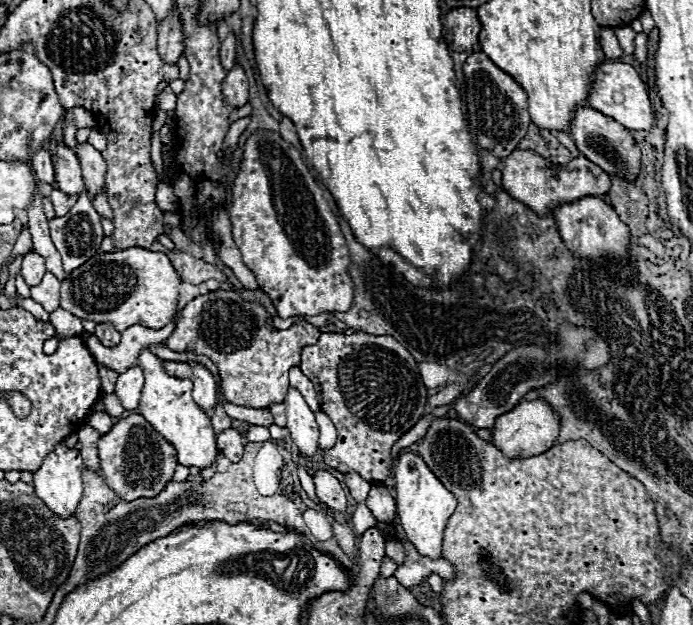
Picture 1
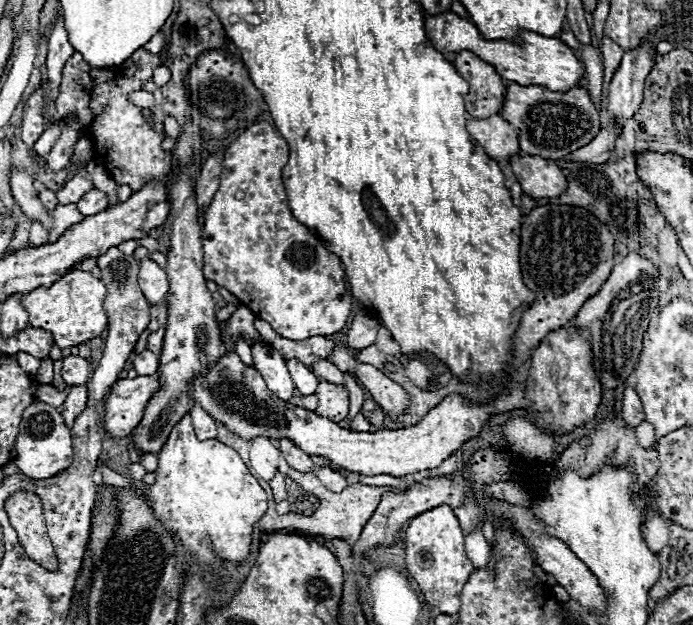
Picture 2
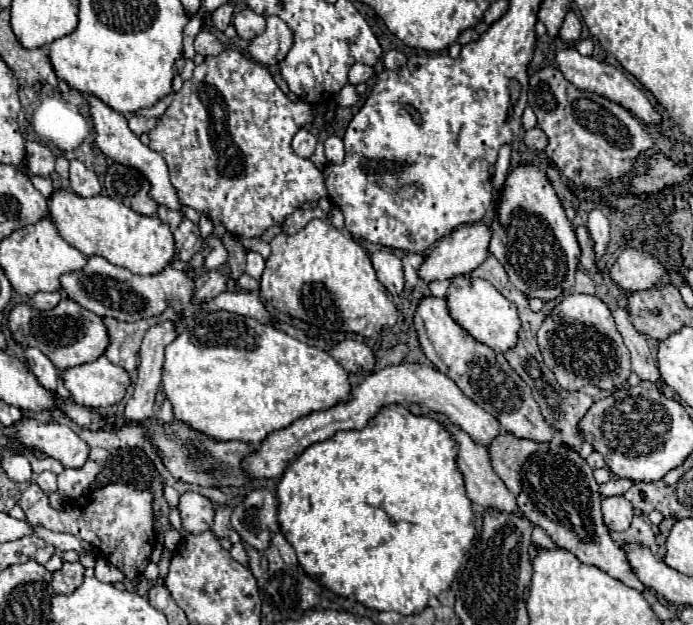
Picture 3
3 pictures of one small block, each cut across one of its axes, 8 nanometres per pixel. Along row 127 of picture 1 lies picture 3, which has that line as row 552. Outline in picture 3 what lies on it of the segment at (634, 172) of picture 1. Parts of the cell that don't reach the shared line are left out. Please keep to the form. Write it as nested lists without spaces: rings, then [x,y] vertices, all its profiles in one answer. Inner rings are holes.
[[[502,432],[490,442],[488,452],[494,472],[516,496],[522,516],[526,516],[534,526],[540,526],[558,548],[572,552],[584,564],[598,566],[630,588],[644,590],[644,584],[630,570],[622,548],[608,536],[600,510],[598,484],[592,476],[592,468],[576,450],[558,438],[552,442],[532,442],[516,438],[510,432]]]

